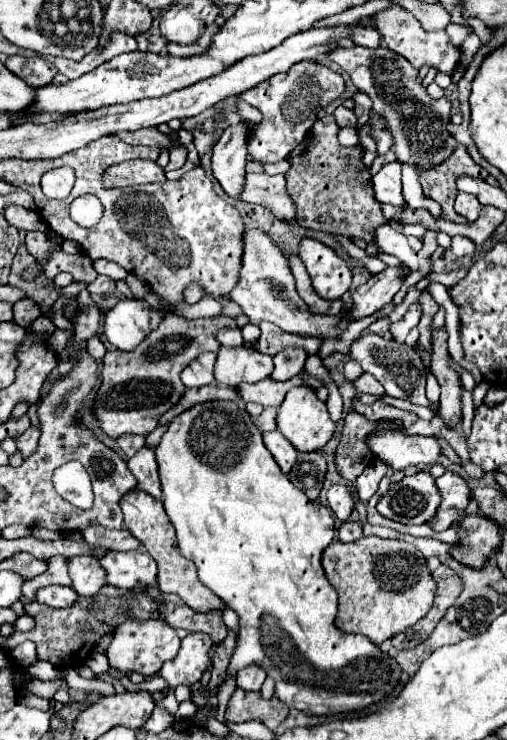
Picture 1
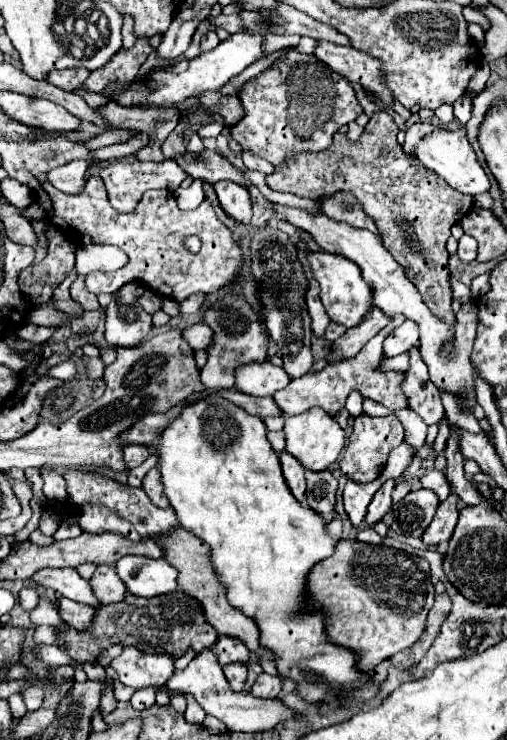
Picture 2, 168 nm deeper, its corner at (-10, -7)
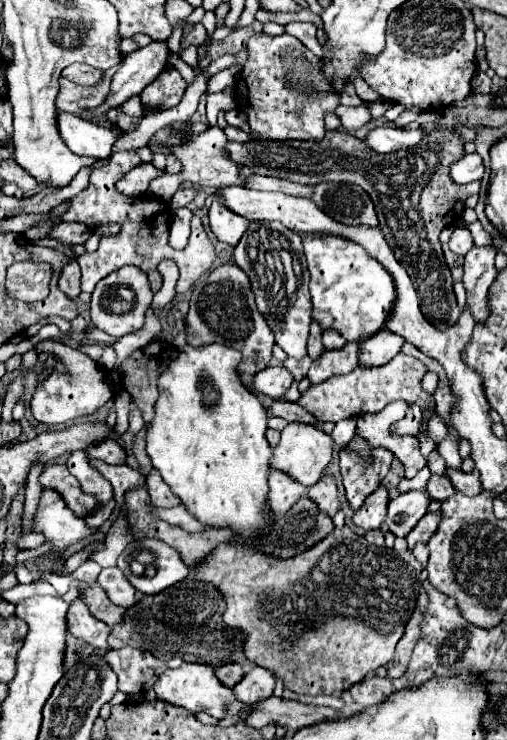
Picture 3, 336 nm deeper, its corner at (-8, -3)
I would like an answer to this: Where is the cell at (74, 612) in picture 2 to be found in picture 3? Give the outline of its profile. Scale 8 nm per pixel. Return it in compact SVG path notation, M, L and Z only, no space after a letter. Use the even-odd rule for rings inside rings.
M75 598L73 604L69 606L67 612L67 630L81 638L83 642L87 642L89 646L93 646L99 652L105 652L107 646L107 636L109 636L109 626L97 618L93 618L87 610L87 606Z

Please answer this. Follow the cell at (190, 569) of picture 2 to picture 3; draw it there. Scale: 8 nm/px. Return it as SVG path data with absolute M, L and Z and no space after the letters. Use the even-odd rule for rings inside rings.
M343 526L343 528L335 528L329 536L325 536L321 542L315 544L315 548L309 548L293 558L275 558L275 556L269 556L261 550L255 550L255 548L243 548L239 544L219 544L217 548L213 548L209 552L209 556L205 556L195 568L193 568L193 574L195 574L195 580L201 580L201 582L207 582L207 584L213 584L223 596L225 596L225 602L227 602L227 610L223 614L223 622L227 626L233 626L237 628L243 636L245 636L245 656L255 662L257 666L263 666L267 668L269 672L275 672L285 688L297 692L297 694L311 694L311 696L317 696L317 694L335 694L335 692L343 692L347 690L349 686L361 682L369 672L375 672L379 666L387 664L393 660L393 654L395 654L395 646L397 642L401 640L403 632L405 632L405 626L415 610L415 604L417 604L417 576L421 574L421 564L415 560L415 556L405 550L405 552L397 552L393 548L373 548L373 544L369 544L363 536L357 536L349 526Z

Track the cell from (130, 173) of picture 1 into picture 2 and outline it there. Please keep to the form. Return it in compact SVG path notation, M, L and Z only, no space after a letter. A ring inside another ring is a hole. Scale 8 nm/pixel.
M163 160L162 162L115 162L115 164L111 162L99 172L99 178L107 186L109 202L119 212L131 212L147 190L176 190L188 176L188 173L172 160Z

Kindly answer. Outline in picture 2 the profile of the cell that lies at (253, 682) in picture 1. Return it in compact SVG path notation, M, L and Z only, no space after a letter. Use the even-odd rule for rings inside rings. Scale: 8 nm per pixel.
M261 674L251 686L251 694L257 698L279 698L281 694L281 678L273 678L269 674Z

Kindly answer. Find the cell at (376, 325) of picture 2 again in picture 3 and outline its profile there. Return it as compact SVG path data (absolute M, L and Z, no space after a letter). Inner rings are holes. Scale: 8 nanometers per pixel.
M347 342L345 348L339 350L325 350L319 358L313 360L311 368L309 368L309 380L311 384L319 384L335 374L347 374L353 368L357 368L357 356L361 350L361 342L353 344Z

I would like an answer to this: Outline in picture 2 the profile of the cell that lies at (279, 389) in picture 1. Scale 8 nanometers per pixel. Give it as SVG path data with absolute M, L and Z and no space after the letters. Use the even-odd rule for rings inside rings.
M395 316L395 320L391 320L391 324L387 328L383 328L379 332L379 336L375 336L371 342L367 342L367 346L363 346L363 350L359 352L359 356L351 358L351 360L343 360L339 364L327 364L321 372L315 374L307 374L301 376L297 380L291 380L291 384L279 392L275 392L275 402L279 404L279 408L283 410L285 416L295 416L301 412L307 412L311 408L321 408L325 410L329 416L335 416L339 410L345 408L345 400L347 396L357 390L361 392L363 398L371 398L379 404L383 404L389 410L401 410L407 408L407 396L401 390L403 384L403 372L395 372L395 370L381 370L381 362L383 362L383 350L381 344L385 340L385 334L391 332L393 328L397 328L403 322L401 316Z

